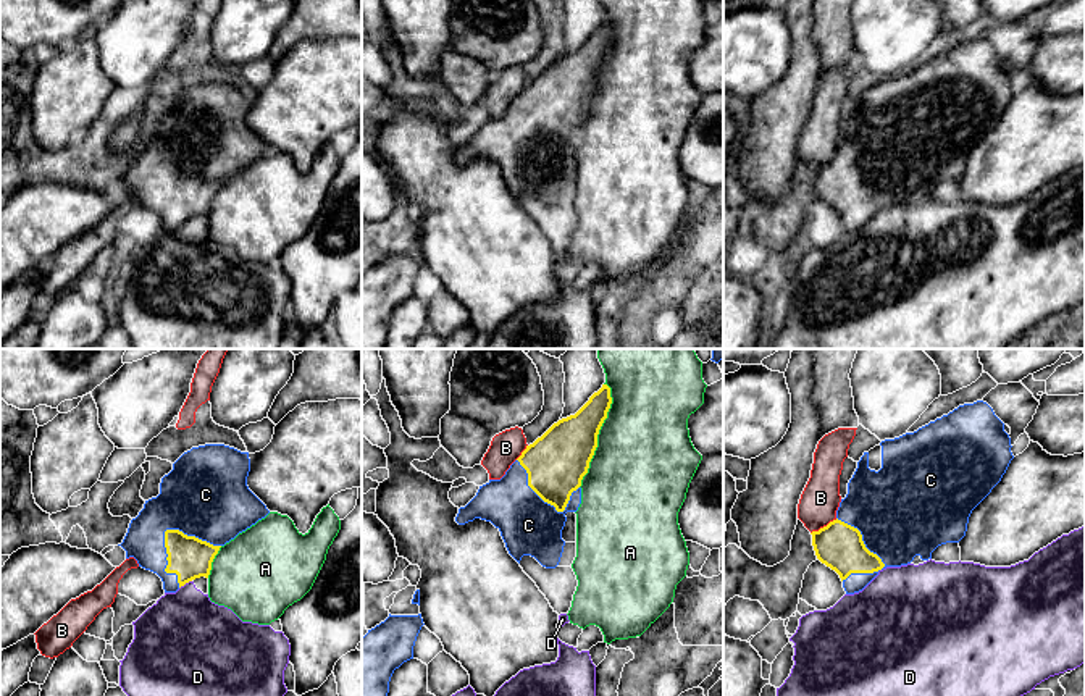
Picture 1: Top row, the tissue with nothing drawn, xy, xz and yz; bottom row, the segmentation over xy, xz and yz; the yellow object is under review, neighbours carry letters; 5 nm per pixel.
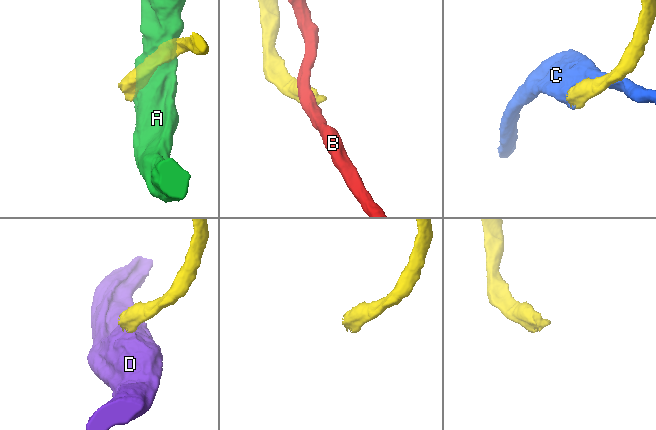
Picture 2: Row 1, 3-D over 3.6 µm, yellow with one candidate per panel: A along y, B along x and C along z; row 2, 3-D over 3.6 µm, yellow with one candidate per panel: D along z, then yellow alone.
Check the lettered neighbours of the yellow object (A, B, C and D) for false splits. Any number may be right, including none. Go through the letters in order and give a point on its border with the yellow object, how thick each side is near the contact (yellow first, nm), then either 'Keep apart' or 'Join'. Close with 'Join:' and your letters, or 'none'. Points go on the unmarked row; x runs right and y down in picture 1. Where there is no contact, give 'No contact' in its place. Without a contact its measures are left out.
A: Touches yellow at xz (598, 71). Thickness 300 nm (yellow) against 480 nm. Keep apart
B: Touches yellow at yz (824, 165). Thickness 240 nm (yellow) against 190 nm. Keep apart
C: Touches yellow at xy (173, 168). Thickness 220 nm (yellow) against 420 nm. Join
D: Touches yellow at xy (184, 222). Thickness 220 nm (yellow) against 420 nm. Keep apart
Join: C

